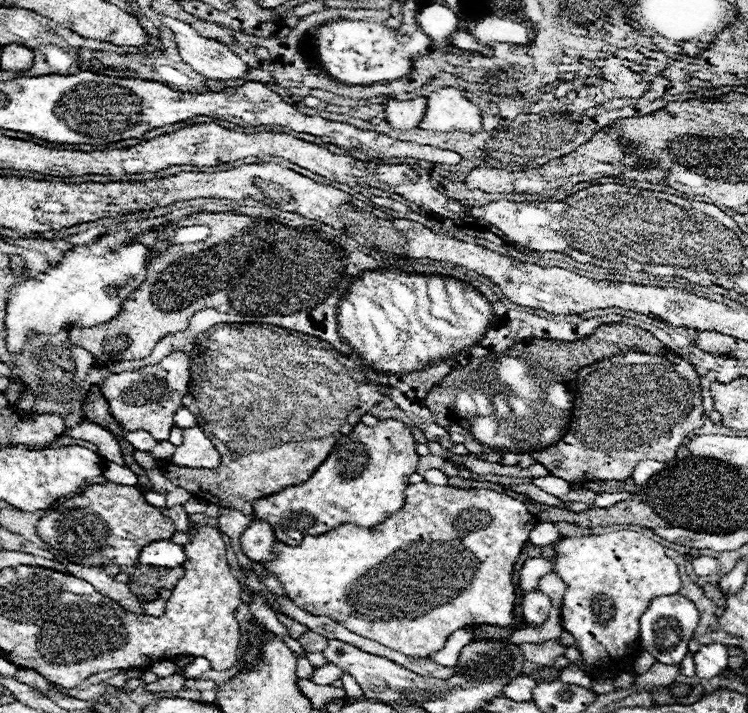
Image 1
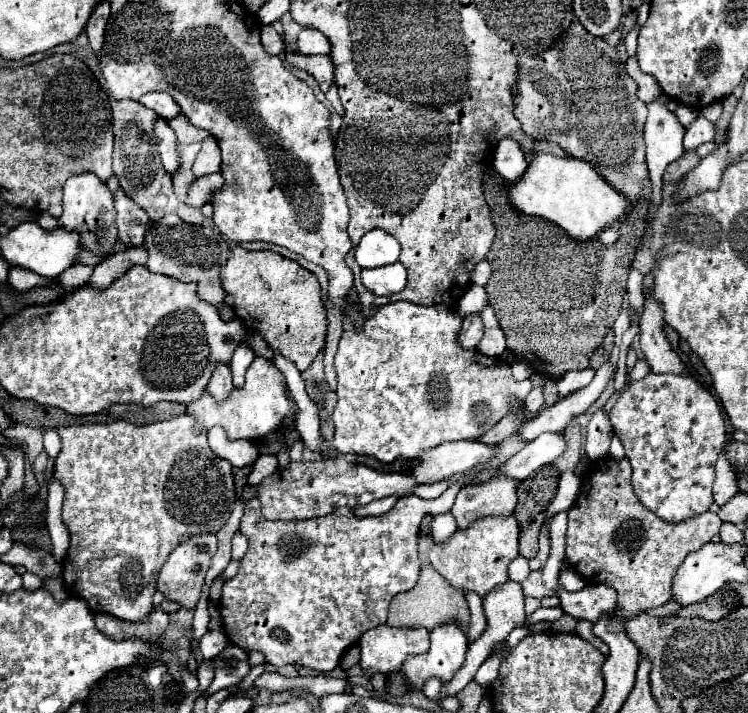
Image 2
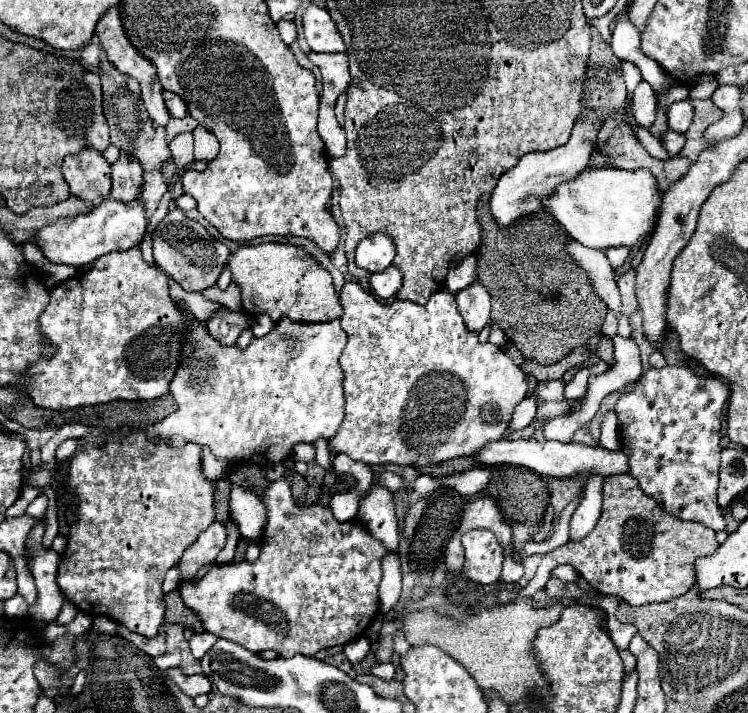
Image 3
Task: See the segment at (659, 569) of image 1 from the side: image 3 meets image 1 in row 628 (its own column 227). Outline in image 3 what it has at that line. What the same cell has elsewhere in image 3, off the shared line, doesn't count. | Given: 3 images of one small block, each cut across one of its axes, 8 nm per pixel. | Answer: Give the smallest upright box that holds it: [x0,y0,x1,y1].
[180,476,392,658]

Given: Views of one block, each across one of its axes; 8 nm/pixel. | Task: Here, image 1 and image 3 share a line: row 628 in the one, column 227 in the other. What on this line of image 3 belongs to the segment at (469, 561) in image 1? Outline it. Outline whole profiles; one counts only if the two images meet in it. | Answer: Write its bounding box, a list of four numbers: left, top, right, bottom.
[144,304,346,466]

